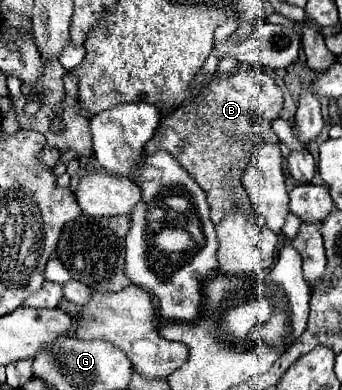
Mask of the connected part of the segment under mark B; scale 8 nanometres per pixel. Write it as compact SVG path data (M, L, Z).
M250 68L230 76L210 80L202 94L190 104L174 110L168 118L162 118L154 138L146 144L146 154L156 150L170 152L182 168L202 186L208 196L212 222L218 224L228 212L250 210L248 194L240 184L240 176L246 168L256 140L276 140L270 122L278 118L282 110L282 90L266 72Z

